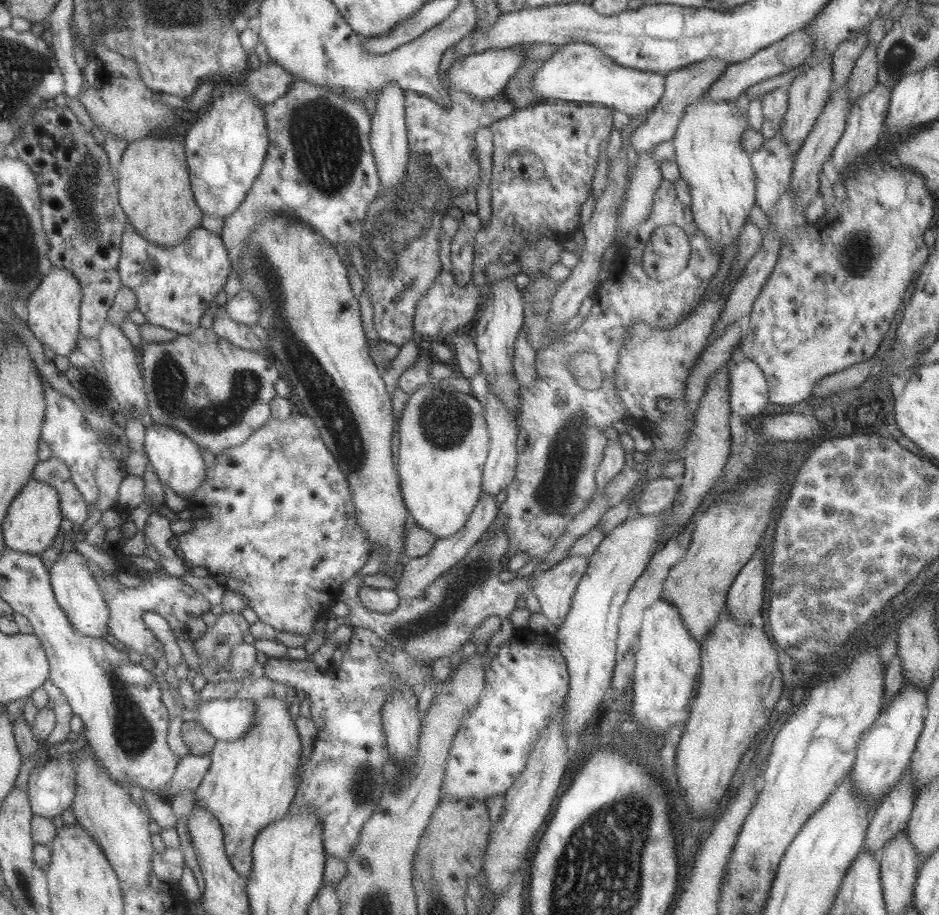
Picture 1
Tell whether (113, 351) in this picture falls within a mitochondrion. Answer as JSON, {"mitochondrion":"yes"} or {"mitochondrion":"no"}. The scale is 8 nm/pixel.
{"mitochondrion":"no"}

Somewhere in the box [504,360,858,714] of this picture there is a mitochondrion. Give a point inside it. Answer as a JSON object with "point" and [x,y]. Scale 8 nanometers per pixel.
{"point":[557,489]}

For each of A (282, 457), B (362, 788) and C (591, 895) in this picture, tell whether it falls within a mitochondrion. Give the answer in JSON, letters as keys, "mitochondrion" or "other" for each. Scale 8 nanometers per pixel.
{"A":"mitochondrion","B":"mitochondrion","C":"mitochondrion"}

